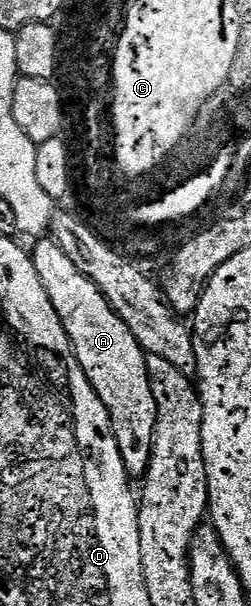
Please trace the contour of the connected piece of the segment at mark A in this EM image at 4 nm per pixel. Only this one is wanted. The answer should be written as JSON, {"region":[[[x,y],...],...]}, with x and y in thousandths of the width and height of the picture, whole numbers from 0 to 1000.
{"region":[[[171,393],[143,403],[155,404],[143,406],[139,416],[131,409],[139,444],[195,485],[195,498],[211,498],[211,512],[227,512],[227,518],[259,538],[267,556],[283,561],[283,576],[299,579],[299,589],[315,594],[323,611],[355,624],[371,644],[394,652],[434,683],[442,708],[458,718],[466,736],[482,743],[482,756],[490,767],[506,772],[506,784],[522,789],[582,787],[586,771],[610,749],[610,723],[625,703],[625,663],[610,657],[610,644],[594,637],[586,587],[570,573],[546,564],[546,558],[530,558],[514,538],[498,538],[498,531],[482,531],[482,525],[434,505],[418,485],[402,485],[390,472],[351,455],[323,452],[323,446],[307,446],[307,439],[291,439],[291,432],[275,432],[259,413],[243,413],[243,406],[219,401],[215,394]]]}

